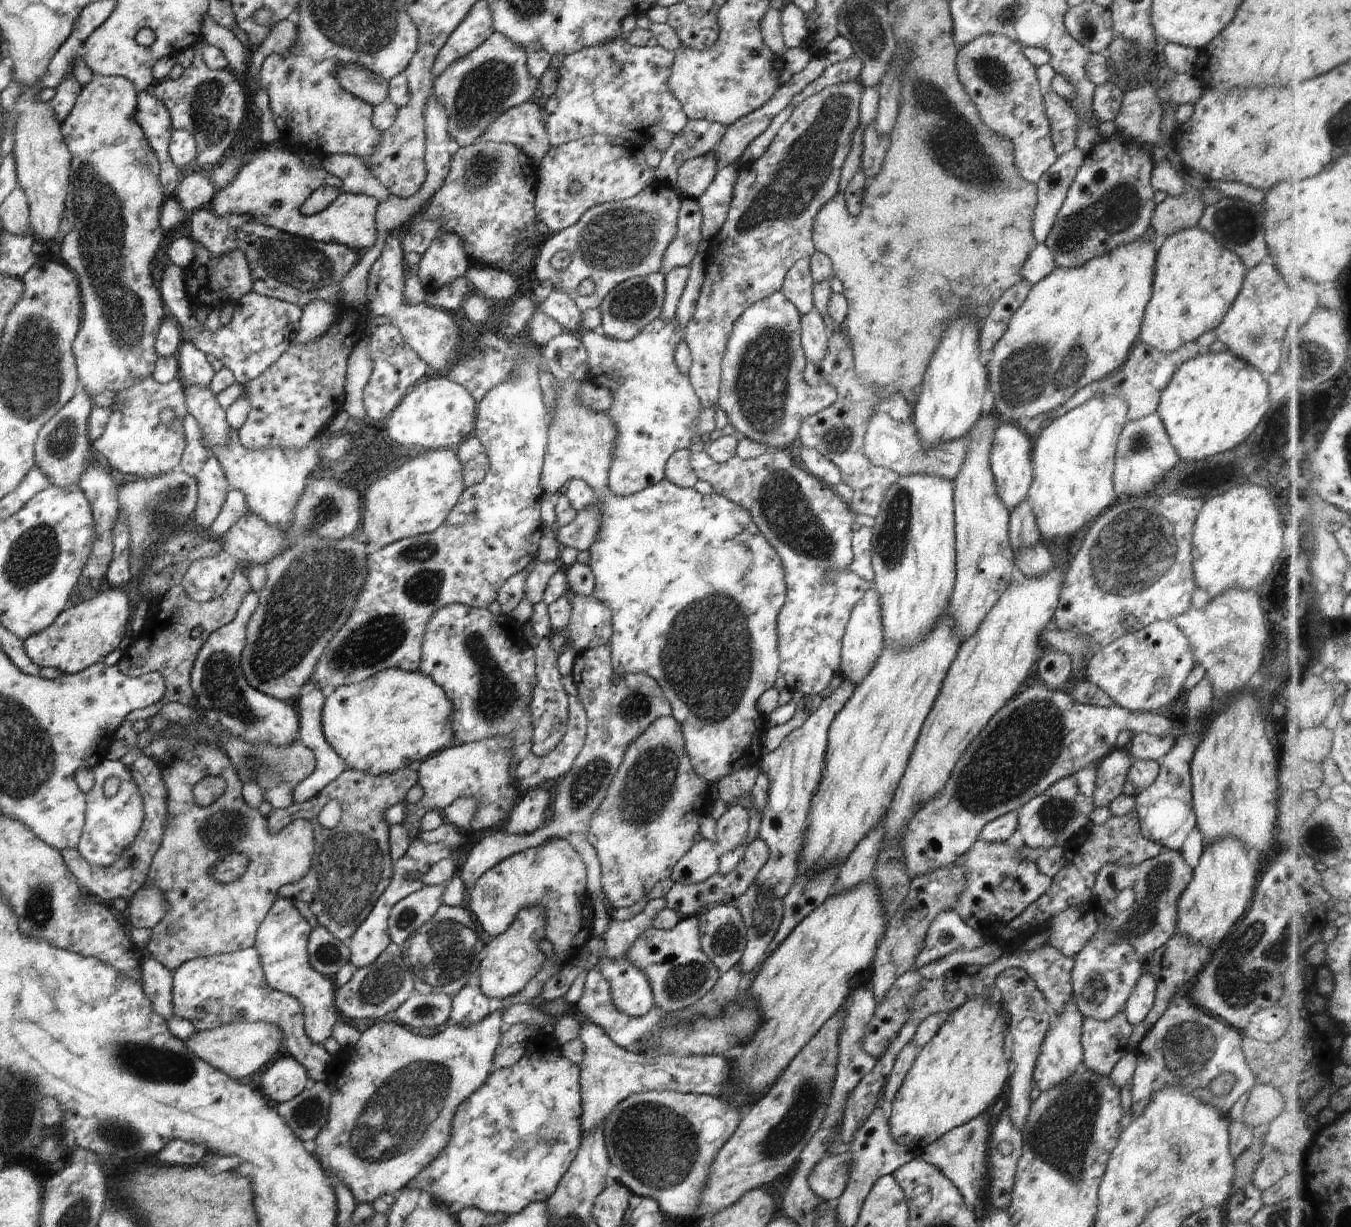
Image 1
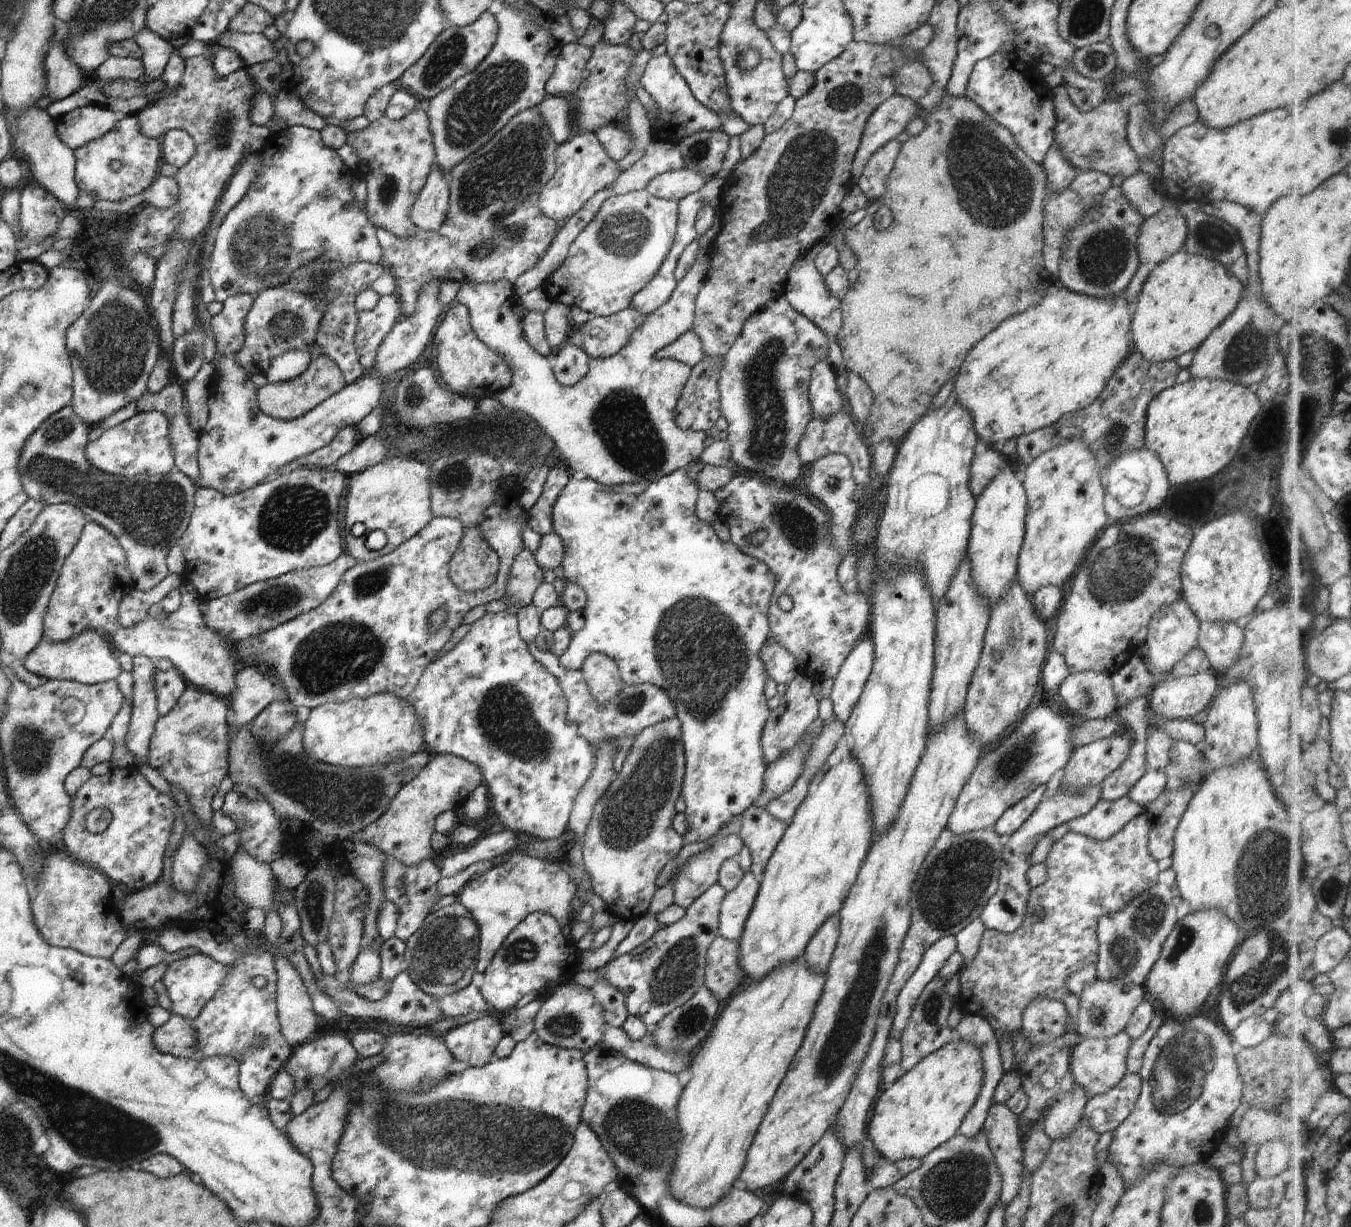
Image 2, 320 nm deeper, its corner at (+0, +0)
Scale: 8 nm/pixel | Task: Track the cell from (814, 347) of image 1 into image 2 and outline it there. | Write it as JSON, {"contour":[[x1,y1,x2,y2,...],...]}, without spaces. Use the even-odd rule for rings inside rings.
{"contour":[[827,359,818,361,811,370,809,399,814,419,827,421,842,409,837,375]]}

